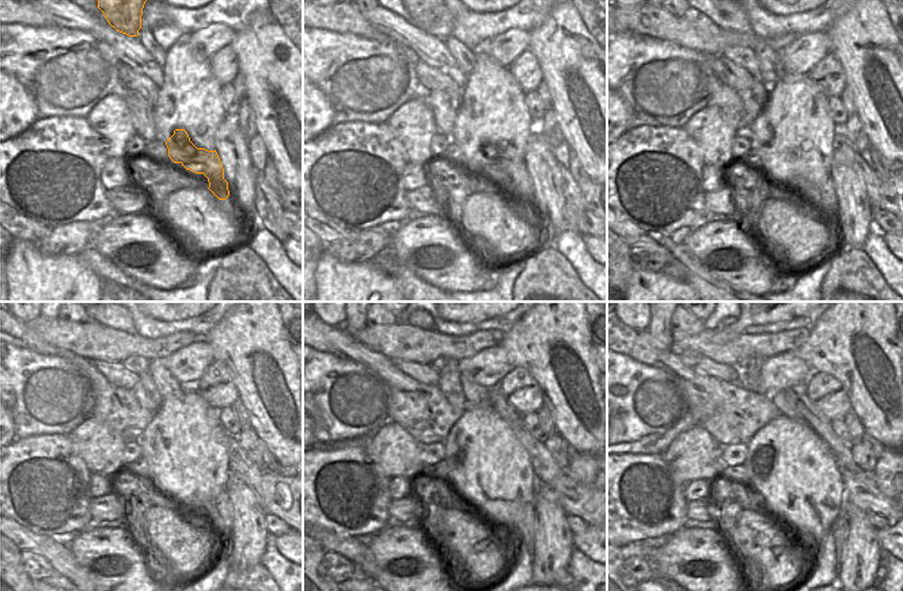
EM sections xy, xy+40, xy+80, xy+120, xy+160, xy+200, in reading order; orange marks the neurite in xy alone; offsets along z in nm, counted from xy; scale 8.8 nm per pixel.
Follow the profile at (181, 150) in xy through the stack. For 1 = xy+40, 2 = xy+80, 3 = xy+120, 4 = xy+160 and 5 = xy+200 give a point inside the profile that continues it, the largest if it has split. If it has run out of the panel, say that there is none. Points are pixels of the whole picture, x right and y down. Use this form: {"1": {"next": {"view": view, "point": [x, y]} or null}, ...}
{"1": {"next": {"view": "xy+40", "point": [520, 197]}}, "2": {"next": {"view": "xy+80", "point": [824, 197]}}, "3": {"next": {"view": "xy+120", "point": [219, 507]}}, "4": {"next": {"view": "xy+160", "point": [527, 526]}}, "5": {"next": {"view": "xy+200", "point": [839, 531]}}}

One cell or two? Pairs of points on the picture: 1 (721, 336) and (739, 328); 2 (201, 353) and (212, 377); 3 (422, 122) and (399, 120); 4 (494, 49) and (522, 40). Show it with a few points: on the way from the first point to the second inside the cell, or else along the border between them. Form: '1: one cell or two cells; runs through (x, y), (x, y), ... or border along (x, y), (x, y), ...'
1: one cell; runs through (725, 334), (735, 329)
2: two cells; border along (215, 360), (197, 379)
3: one cell; runs through (417, 122), (405, 121)
4: one cell; runs through (501, 48), (515, 41)

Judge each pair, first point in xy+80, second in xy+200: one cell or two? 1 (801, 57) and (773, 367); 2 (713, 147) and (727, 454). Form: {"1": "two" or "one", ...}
{"1": "one", "2": "two"}

